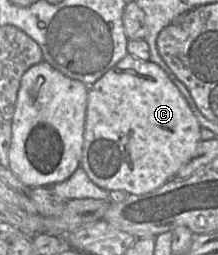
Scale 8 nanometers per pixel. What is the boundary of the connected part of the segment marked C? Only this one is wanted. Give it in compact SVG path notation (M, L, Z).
M130 54L108 70L99 80L88 87L88 105L85 121L83 154L80 167L84 169L89 179L101 189L110 191L125 191L130 195L142 195L153 192L169 180L175 178L178 171L192 156L201 140L201 125L192 112L187 100L166 72L151 60L140 60Z

